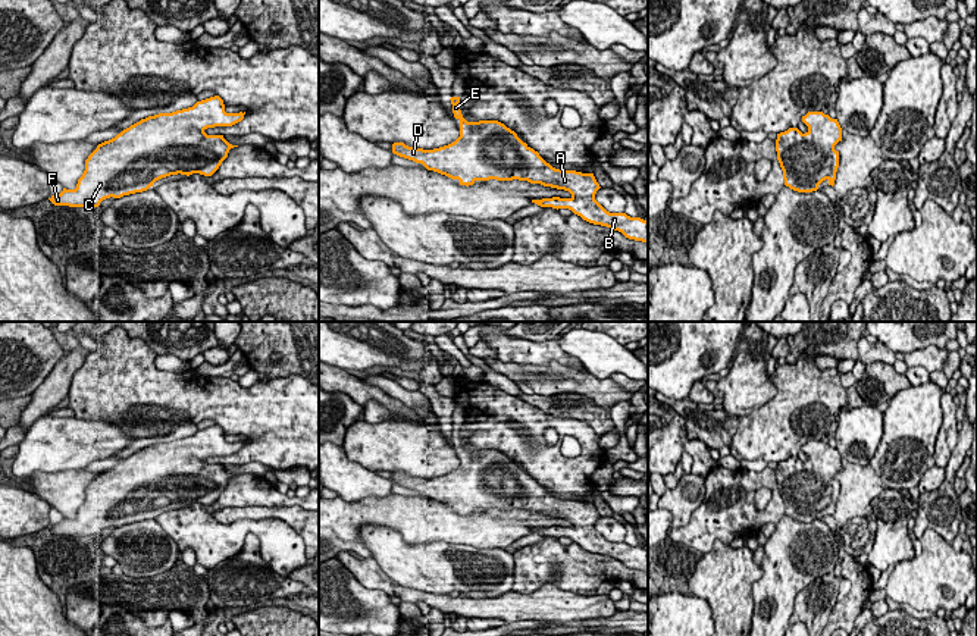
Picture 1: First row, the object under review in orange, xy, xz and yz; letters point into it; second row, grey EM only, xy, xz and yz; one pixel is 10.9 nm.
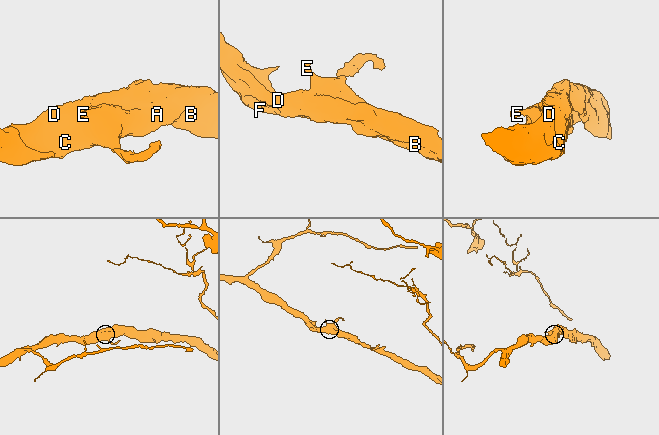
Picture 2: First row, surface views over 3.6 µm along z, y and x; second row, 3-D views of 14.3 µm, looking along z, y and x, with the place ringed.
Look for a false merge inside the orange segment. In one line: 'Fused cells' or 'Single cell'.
Single cell

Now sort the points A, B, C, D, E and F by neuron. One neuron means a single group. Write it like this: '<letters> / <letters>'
A B C D E F

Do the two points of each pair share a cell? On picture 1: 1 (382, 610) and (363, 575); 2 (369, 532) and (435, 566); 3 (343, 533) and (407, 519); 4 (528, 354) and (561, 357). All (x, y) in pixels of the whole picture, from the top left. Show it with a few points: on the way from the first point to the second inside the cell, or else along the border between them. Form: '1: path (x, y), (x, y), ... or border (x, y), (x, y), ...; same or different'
1: border (345, 569), (362, 585), (379, 589), (390, 598); different
2: path (385, 545), (404, 564), (419, 566); same
3: path (357, 517), (360, 514), (391, 514); same
4: path (536, 354), (553, 354); same

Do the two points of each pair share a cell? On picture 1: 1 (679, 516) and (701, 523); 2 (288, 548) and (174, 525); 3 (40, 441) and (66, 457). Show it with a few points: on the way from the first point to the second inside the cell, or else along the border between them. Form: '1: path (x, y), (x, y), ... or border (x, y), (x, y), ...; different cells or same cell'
1: border (704, 486), (704, 501), (691, 519), (672, 529); different cells
2: path (260, 528), (202, 530); same cell
3: path (46, 444), (53, 444), (60, 451); same cell

